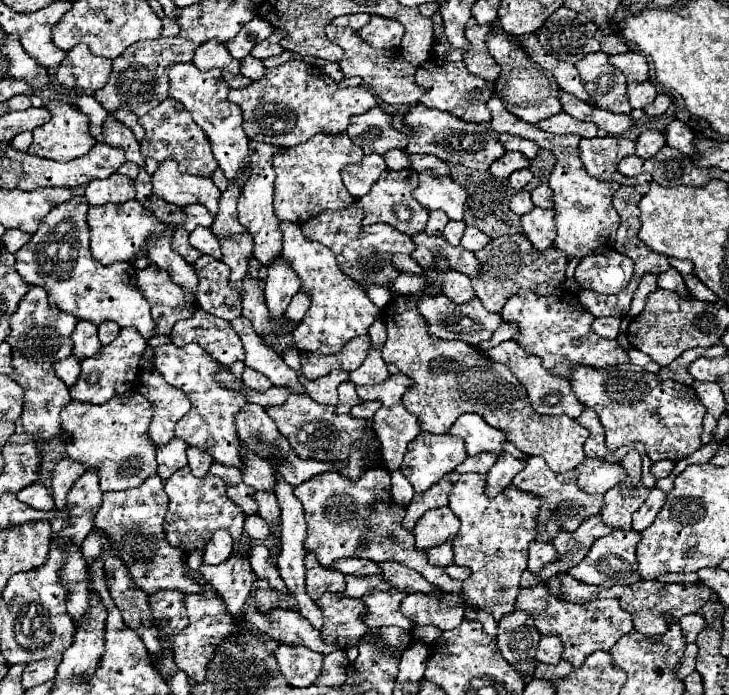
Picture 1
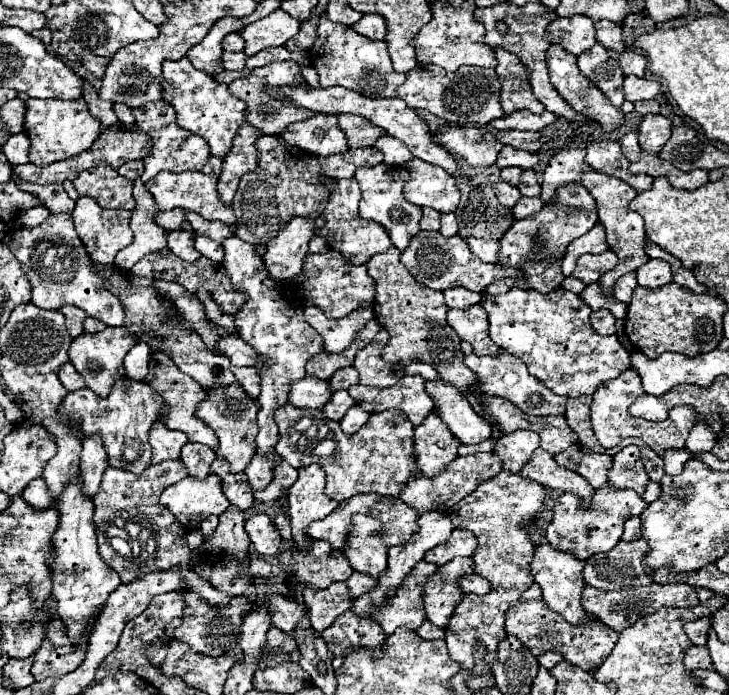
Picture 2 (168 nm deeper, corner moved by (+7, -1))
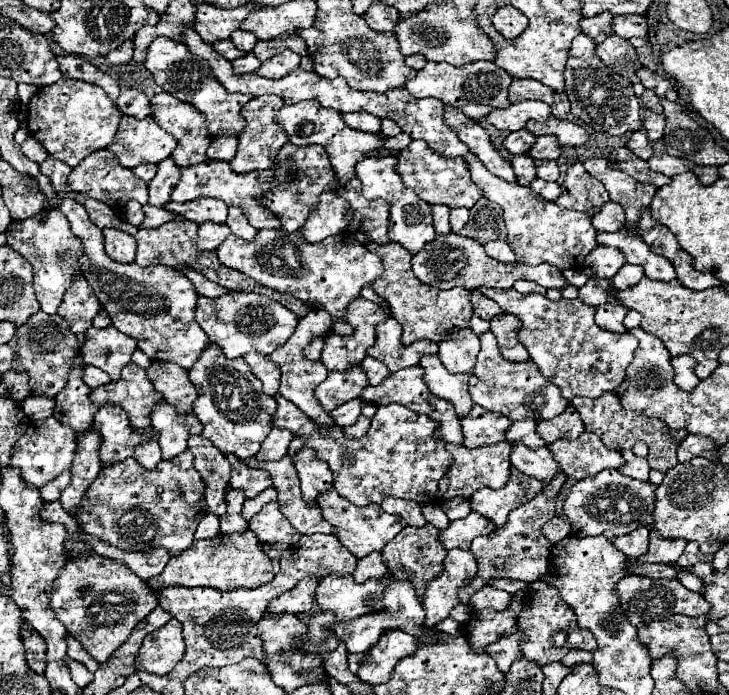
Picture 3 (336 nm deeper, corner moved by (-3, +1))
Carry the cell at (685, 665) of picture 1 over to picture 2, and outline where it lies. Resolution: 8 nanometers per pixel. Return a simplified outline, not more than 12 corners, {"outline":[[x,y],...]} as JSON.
{"outline":[[690,645],[684,667],[712,667],[706,647]]}

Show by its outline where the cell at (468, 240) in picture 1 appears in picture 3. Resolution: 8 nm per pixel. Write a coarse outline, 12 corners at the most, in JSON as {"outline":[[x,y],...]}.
{"outline":[[490,241],[484,249],[496,261],[514,263],[514,251],[506,241]]}

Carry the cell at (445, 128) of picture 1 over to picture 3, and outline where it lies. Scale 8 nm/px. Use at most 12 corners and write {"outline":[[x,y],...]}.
{"outline":[[528,129],[510,133],[504,145],[510,153],[528,153],[536,137]]}

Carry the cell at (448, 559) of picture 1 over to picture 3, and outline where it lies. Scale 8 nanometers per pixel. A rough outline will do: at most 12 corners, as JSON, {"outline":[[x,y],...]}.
{"outline":[[476,511],[450,521],[440,531],[446,551],[470,549],[474,537],[494,531],[494,523]]}

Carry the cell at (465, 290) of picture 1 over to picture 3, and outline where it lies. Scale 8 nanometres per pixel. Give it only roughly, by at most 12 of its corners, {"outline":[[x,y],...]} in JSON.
{"outline":[[472,293],[472,307],[486,321],[502,315],[492,299]]}

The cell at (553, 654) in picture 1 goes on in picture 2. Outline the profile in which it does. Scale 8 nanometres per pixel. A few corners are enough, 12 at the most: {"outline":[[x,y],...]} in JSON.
{"outline":[[542,653],[538,657],[540,667],[552,669],[562,661],[560,653]]}

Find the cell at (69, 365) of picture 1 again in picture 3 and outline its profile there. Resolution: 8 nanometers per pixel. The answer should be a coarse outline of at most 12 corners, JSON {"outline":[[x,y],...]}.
{"outline":[[84,367],[84,383],[88,387],[106,385],[110,375],[92,367]]}

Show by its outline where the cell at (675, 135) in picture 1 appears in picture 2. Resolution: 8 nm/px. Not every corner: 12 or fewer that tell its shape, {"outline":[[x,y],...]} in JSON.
{"outline":[[664,115],[640,123],[640,147],[660,153],[672,133]]}

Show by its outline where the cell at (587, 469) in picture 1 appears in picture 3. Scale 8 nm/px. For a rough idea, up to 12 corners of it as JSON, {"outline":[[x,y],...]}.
{"outline":[[584,431],[548,449],[566,477],[620,469],[624,457]]}

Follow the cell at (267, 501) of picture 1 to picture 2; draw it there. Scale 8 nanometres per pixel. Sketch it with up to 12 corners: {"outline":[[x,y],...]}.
{"outline":[[254,455],[244,469],[254,493],[266,489],[272,465],[260,455]]}

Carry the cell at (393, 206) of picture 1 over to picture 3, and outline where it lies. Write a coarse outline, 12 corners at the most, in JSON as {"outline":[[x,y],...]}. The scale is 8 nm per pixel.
{"outline":[[396,157],[356,165],[366,199],[390,203],[390,241],[416,255],[436,237],[430,205]]}

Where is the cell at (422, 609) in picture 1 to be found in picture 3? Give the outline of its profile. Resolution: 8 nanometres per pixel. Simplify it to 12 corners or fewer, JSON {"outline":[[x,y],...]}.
{"outline":[[556,477],[514,509],[504,527],[476,537],[478,575],[470,597],[490,579],[526,583],[548,571],[552,543],[542,525],[554,515]]}

